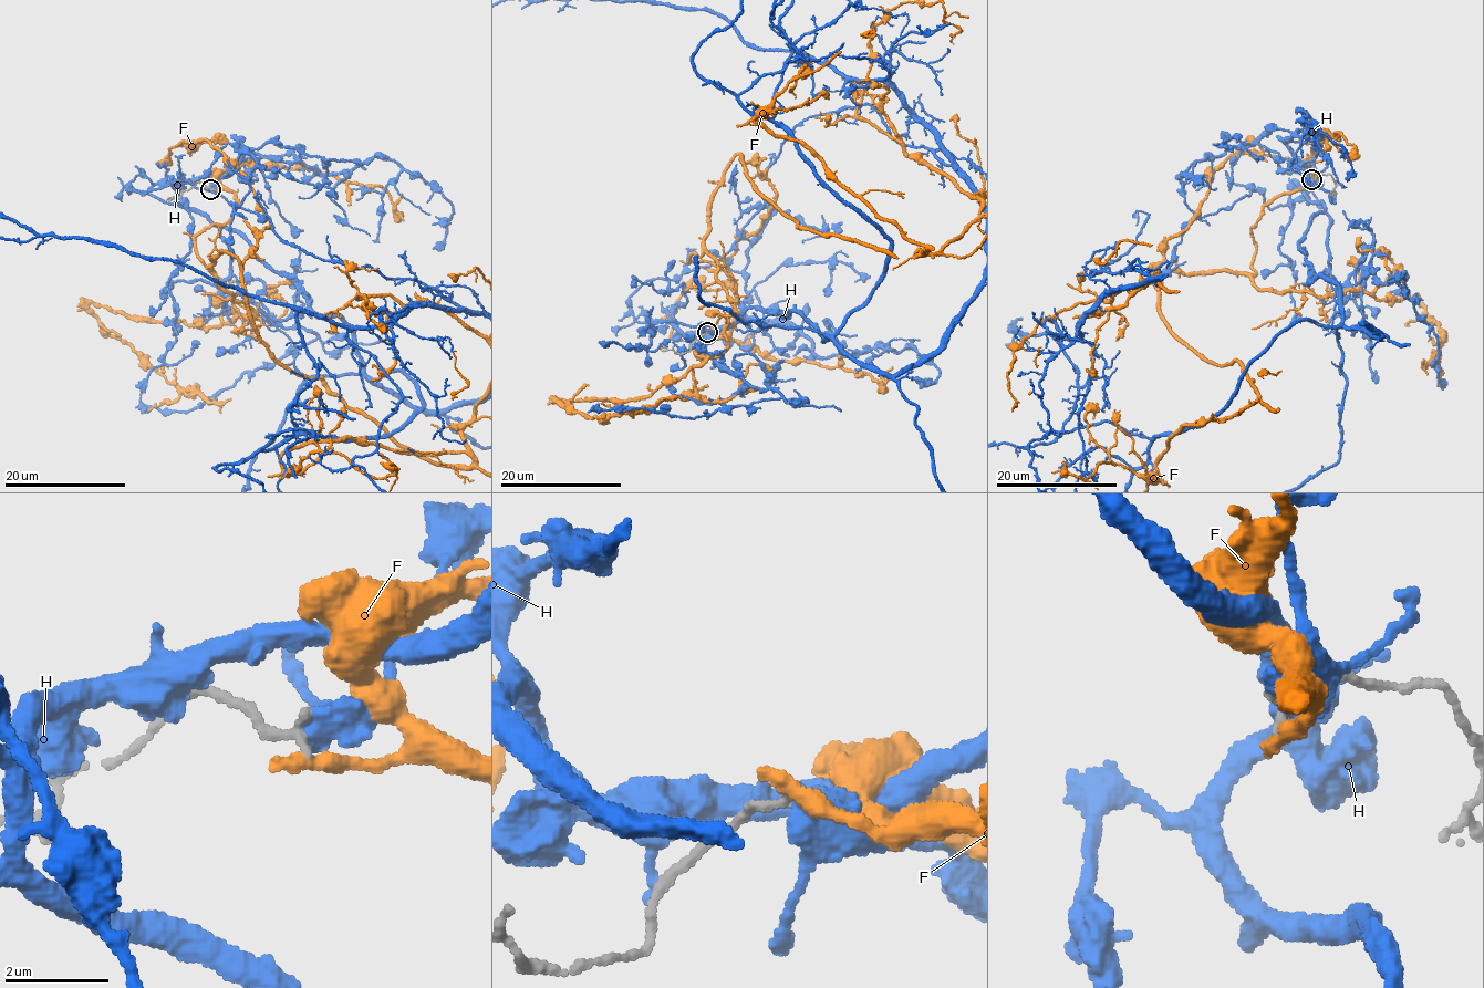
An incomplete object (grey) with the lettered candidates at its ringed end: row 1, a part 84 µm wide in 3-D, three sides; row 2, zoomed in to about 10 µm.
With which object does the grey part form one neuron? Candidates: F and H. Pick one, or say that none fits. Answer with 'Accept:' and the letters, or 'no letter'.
Accept: no letter

